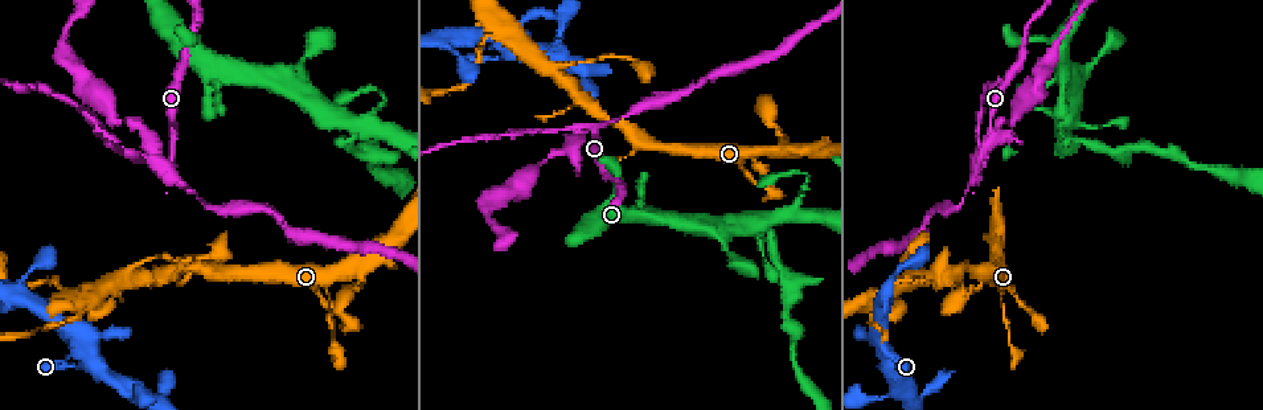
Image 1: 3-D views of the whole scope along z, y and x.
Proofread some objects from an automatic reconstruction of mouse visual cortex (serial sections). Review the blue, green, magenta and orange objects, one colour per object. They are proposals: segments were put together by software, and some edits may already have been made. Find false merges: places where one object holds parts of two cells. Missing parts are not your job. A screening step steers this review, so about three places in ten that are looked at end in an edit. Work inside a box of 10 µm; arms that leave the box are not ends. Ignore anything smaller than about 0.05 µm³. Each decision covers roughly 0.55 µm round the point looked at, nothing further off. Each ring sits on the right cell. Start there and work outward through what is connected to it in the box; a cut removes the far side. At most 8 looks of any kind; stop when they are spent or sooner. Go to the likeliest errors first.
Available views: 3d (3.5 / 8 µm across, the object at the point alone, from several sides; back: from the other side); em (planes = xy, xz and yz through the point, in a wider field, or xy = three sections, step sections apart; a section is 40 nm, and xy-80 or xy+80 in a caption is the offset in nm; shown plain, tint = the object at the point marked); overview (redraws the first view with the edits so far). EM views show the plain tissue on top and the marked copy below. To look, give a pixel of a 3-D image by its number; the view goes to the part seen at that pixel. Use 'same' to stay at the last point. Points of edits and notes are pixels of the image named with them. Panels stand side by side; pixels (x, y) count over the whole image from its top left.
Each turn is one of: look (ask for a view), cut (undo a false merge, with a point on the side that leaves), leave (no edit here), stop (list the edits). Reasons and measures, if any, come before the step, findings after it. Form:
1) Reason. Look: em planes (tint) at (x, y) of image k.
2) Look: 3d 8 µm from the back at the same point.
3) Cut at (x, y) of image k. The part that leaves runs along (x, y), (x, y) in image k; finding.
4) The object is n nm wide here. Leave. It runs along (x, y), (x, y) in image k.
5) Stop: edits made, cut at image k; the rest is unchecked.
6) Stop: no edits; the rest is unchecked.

Abrupt turn. Look: 3d 3.5 µm from the back at (170, 175) of image 1.

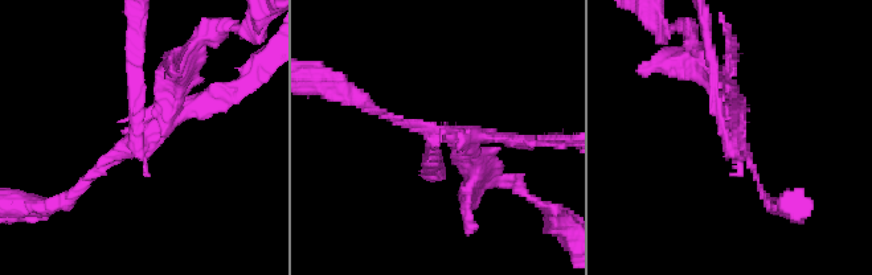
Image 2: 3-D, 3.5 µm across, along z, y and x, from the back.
4 arms meet here; the arms are 100, 150, 150, 150 nm wide; need the tissue. Look: em xy step 1 (tint) at (728, 139) of image 2.

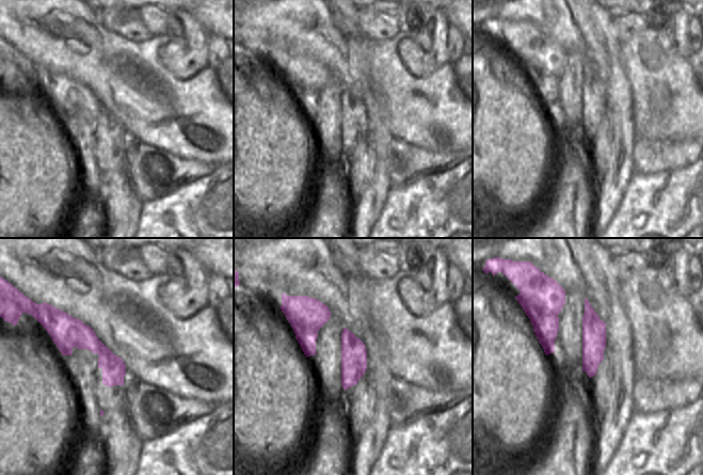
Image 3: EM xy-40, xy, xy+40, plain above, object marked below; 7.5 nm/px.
Cut it another way. Look: em planes (tint) at the same point.

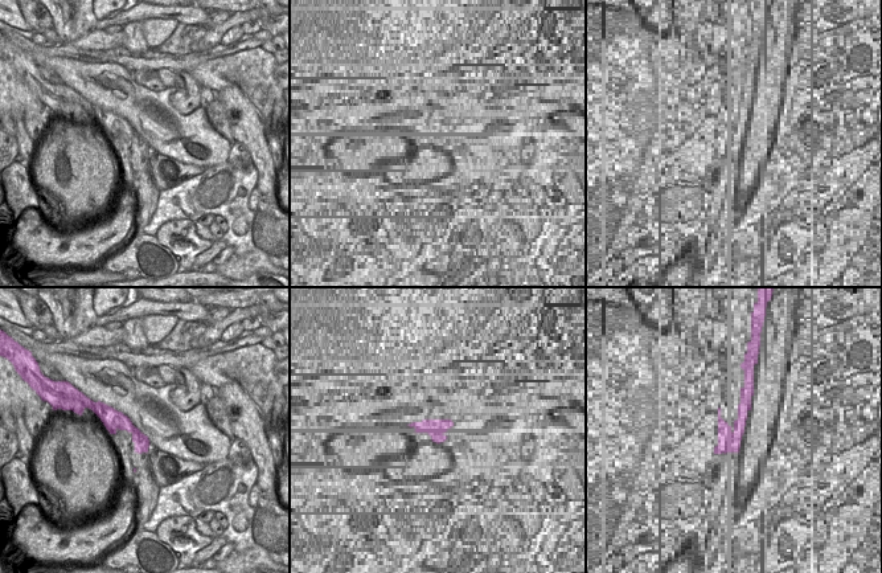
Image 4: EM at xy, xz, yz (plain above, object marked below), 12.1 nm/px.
Cut at (180, 106) of image 2. The part that leaves runs along (146, 130), (207, 32) in image 2; two cells meet here.

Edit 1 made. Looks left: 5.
Three arms meet. Look: 3d 3.5 µm at (360, 270) of image 1.

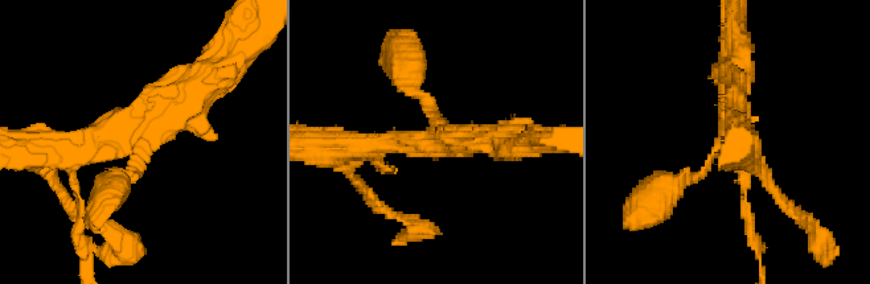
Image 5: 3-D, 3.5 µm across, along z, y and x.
3 arms meet here; the arms are 150, 300, 400 nm wide. Look: em xy step 1 (tint) at (142, 130) of image 5.

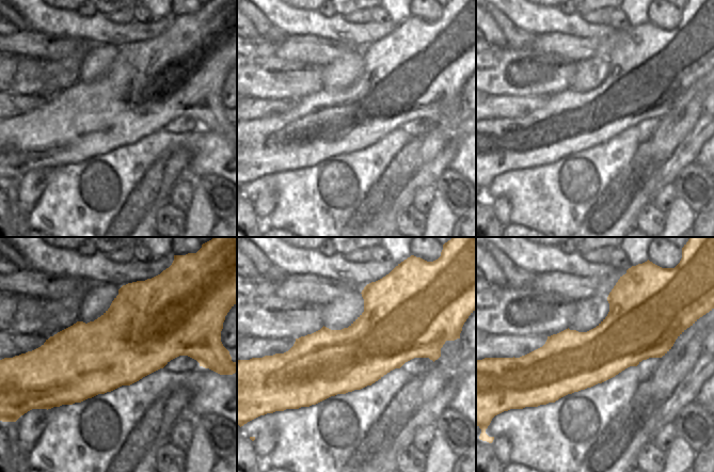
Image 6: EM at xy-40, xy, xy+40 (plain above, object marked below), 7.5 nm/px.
Leave. It runs along (54, 152), (132, 136), (213, 75) in image 5; all the same cell.

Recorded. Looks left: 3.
See it whole again. Look: overview.

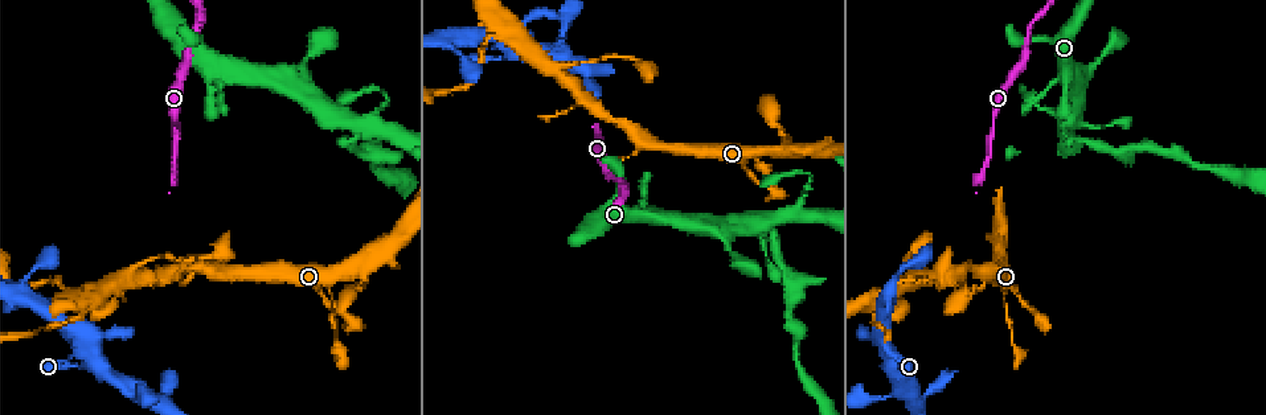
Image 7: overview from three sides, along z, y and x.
Sharp bend. Look: em xy step 3 (tint) at (129, 277) of image 7.

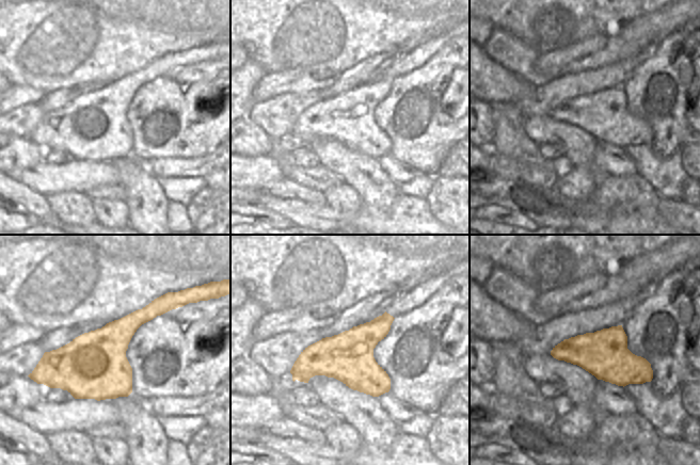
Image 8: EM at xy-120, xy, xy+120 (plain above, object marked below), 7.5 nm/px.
Wider look. Look: 3d 3.5 µm at the same point.

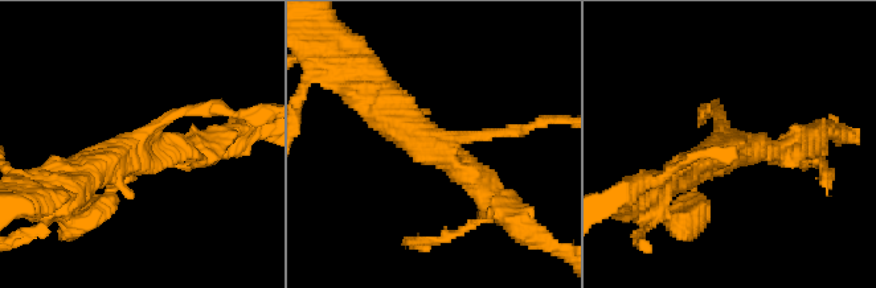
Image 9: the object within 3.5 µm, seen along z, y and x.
3 arms meet here; the arms are 150, 250, 400 nm wide. Leave. It runs along (508, 214), (439, 153), (383, 95) in image 9; one cell here.

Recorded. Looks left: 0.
Stop: edits made, cut at image 2; the rest is unchecked.

